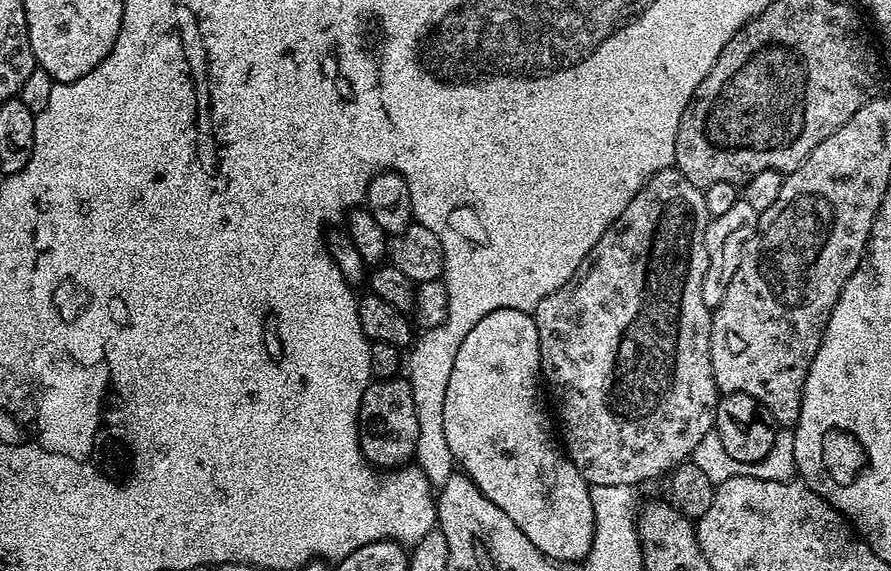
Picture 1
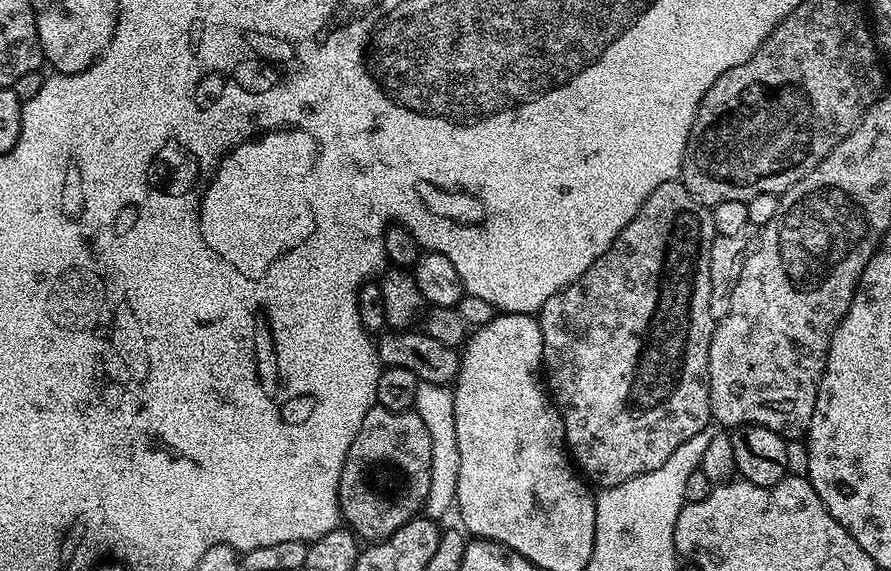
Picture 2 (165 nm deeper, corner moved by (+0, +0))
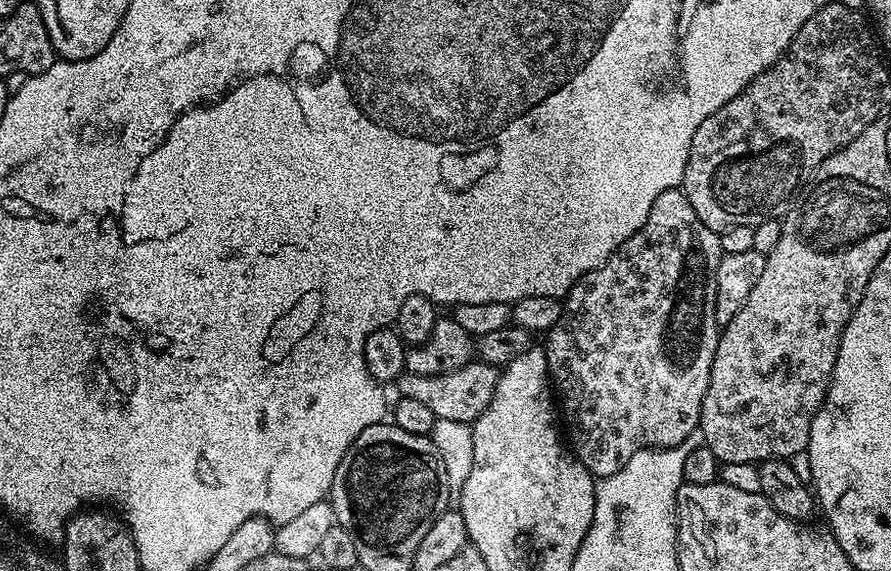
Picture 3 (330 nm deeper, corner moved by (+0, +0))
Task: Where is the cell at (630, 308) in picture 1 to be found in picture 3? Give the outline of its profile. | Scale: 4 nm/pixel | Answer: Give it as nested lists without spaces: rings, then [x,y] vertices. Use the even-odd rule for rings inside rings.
[[[671,188],[658,194],[658,198],[654,198],[654,206],[650,206],[650,214],[642,227],[633,236],[626,238],[622,246],[613,250],[606,263],[580,277],[576,285],[566,293],[562,318],[546,333],[548,344],[545,343],[543,349],[548,359],[548,374],[554,385],[555,395],[558,397],[559,407],[562,409],[562,420],[566,425],[566,436],[570,441],[571,451],[576,459],[582,462],[582,466],[586,466],[586,470],[592,473],[593,477],[603,478],[622,470],[622,466],[626,466],[626,462],[630,462],[630,458],[634,458],[638,450],[673,448],[682,443],[690,433],[697,431],[702,402],[706,398],[710,370],[722,331],[721,325],[716,322],[715,293],[715,279],[721,255],[718,233],[710,230],[710,226],[706,226],[706,222],[698,218],[694,206],[690,206],[683,190]]]

